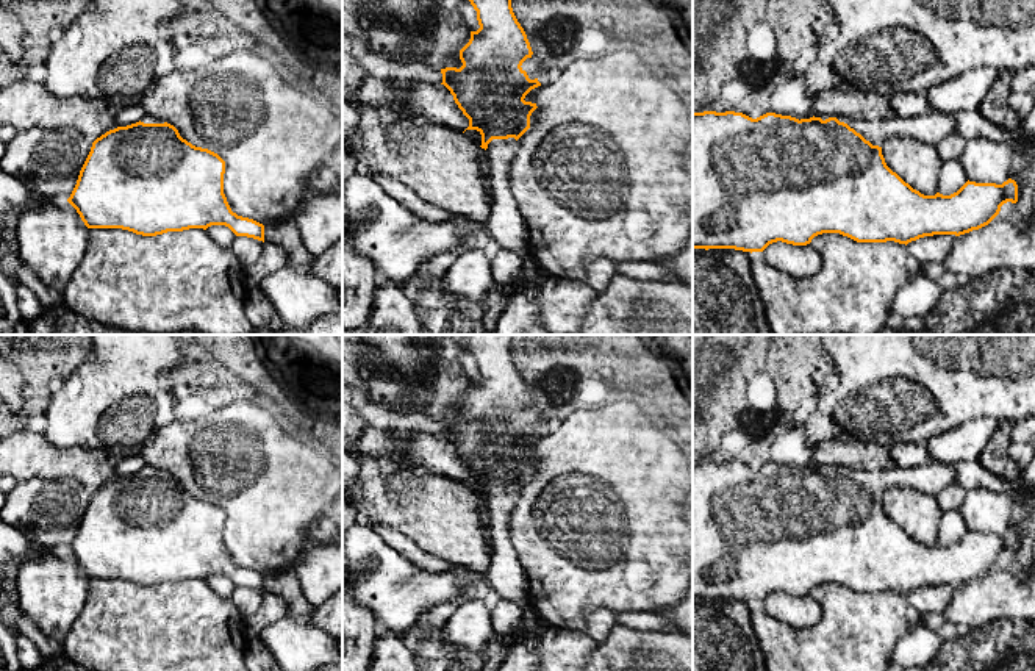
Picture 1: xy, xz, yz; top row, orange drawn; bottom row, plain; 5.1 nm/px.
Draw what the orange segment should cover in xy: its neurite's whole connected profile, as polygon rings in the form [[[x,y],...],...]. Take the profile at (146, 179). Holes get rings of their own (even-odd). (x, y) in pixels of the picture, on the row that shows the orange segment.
[[[153,116],[106,131],[92,142],[67,202],[88,228],[122,228],[142,236],[225,225],[236,236],[264,242],[264,225],[231,211],[224,194],[225,161],[195,147]]]

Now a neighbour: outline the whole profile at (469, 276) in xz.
[[[464,249],[444,272],[444,296],[483,300],[496,285],[491,274],[492,252]]]

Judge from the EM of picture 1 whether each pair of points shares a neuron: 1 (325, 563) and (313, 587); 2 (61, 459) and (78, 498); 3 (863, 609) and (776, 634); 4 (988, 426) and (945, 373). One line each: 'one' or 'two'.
1: one
2: two
3: one
4: two

